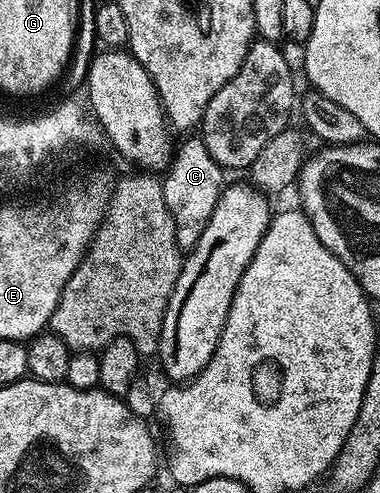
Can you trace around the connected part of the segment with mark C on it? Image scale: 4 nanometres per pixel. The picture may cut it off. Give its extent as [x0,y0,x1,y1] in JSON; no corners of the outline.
[161,134,227,250]

